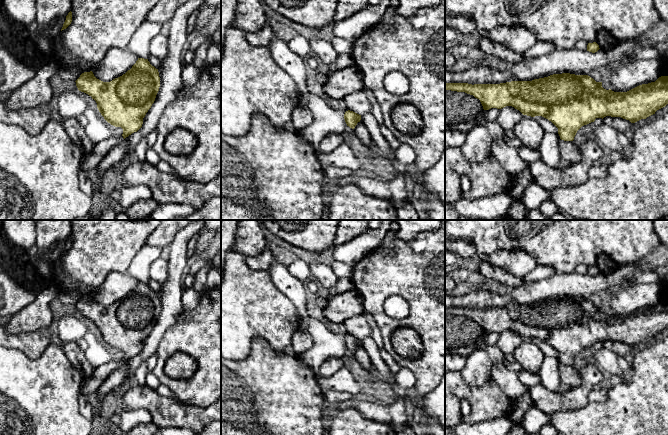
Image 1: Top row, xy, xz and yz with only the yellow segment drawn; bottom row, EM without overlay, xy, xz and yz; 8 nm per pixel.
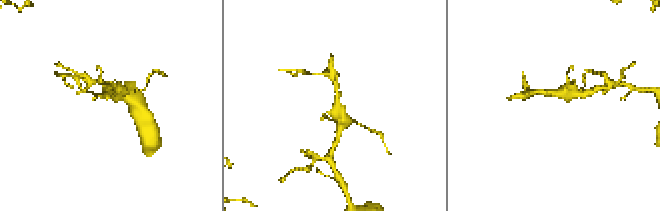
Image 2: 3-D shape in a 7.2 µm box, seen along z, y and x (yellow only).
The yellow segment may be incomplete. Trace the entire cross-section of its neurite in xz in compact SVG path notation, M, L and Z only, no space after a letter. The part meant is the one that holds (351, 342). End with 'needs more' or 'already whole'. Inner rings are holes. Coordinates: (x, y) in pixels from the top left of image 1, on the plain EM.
M348 334L344 338L344 343L345 343L347 350L354 353L355 350L357 349L357 347L360 346L361 339L359 339L353 335Z; already whole

